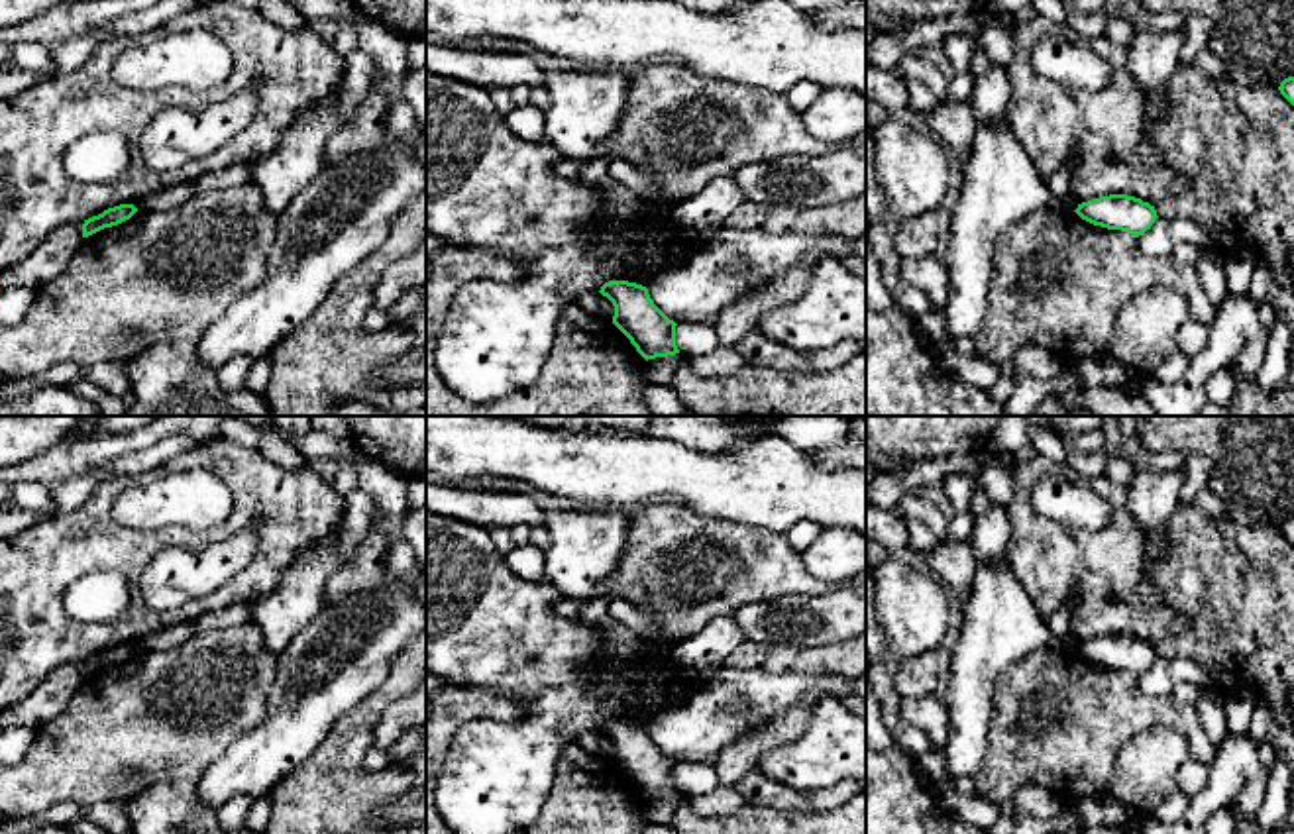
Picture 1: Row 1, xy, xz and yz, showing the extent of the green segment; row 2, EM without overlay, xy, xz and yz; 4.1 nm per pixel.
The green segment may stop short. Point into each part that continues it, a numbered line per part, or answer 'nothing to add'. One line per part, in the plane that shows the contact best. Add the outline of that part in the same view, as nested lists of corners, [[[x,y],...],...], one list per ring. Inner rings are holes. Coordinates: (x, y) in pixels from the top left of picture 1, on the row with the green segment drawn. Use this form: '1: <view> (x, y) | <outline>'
nothing to add

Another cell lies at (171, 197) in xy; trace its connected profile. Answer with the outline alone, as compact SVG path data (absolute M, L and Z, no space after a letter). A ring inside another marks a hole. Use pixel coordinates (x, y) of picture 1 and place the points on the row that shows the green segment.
M171 184L157 192L145 194L143 198L135 200L134 206L137 212L165 212L171 208L179 208L187 200L190 200L196 192L190 184Z

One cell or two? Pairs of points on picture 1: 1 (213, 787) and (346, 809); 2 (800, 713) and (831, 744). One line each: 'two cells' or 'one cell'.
1: two cells
2: two cells

